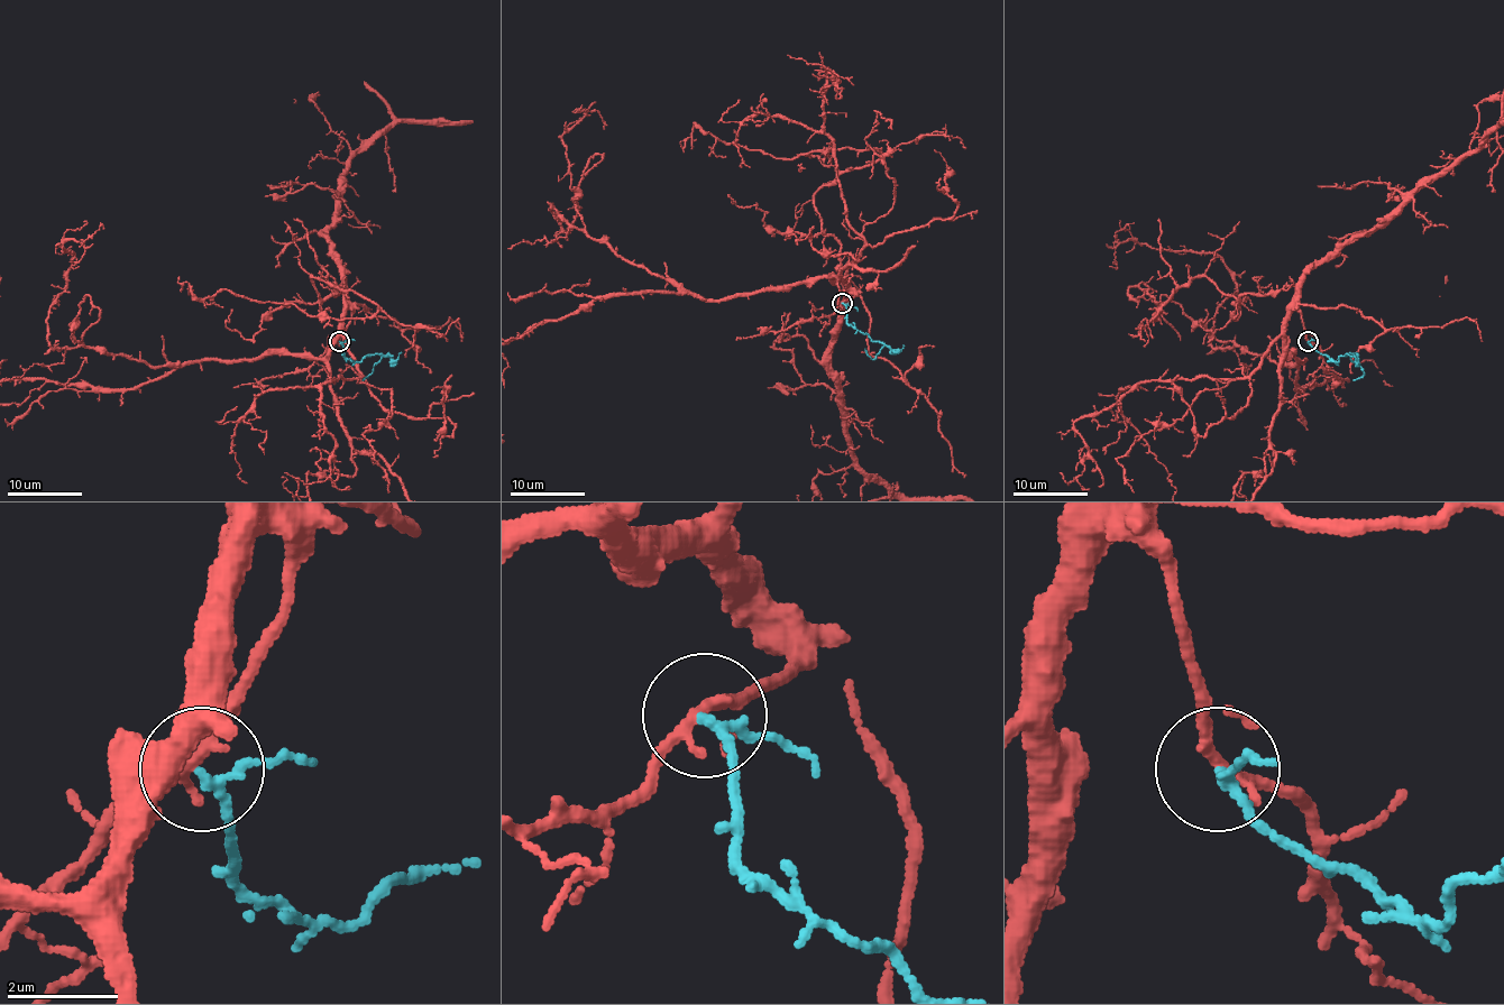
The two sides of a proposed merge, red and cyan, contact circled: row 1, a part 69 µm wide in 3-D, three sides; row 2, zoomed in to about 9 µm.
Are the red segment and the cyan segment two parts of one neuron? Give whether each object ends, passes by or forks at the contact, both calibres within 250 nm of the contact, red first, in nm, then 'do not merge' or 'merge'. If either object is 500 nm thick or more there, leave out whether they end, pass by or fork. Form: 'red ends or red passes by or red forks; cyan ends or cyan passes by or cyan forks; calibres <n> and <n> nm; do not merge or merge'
red passes by; cyan passes by; calibres 220 and 140 nm; do not merge

